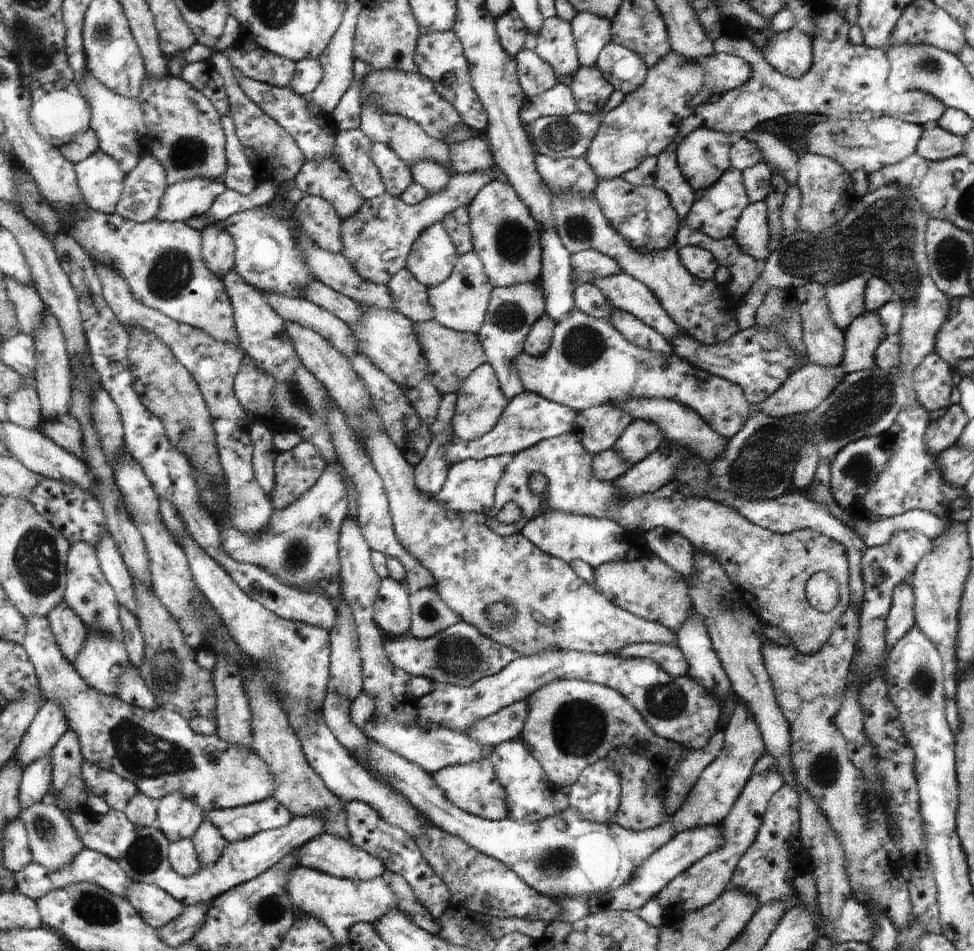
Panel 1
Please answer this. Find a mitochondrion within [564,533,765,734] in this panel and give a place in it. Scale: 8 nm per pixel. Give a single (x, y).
(665, 700)

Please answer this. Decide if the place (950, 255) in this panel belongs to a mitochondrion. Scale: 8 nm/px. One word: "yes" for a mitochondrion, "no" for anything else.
yes

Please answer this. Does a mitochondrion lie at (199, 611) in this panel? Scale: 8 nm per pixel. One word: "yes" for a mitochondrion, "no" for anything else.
no

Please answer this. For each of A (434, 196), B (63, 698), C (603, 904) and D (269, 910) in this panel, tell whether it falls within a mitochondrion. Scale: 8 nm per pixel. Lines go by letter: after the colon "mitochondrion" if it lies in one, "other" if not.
A: other
B: other
C: other
D: mitochondrion

